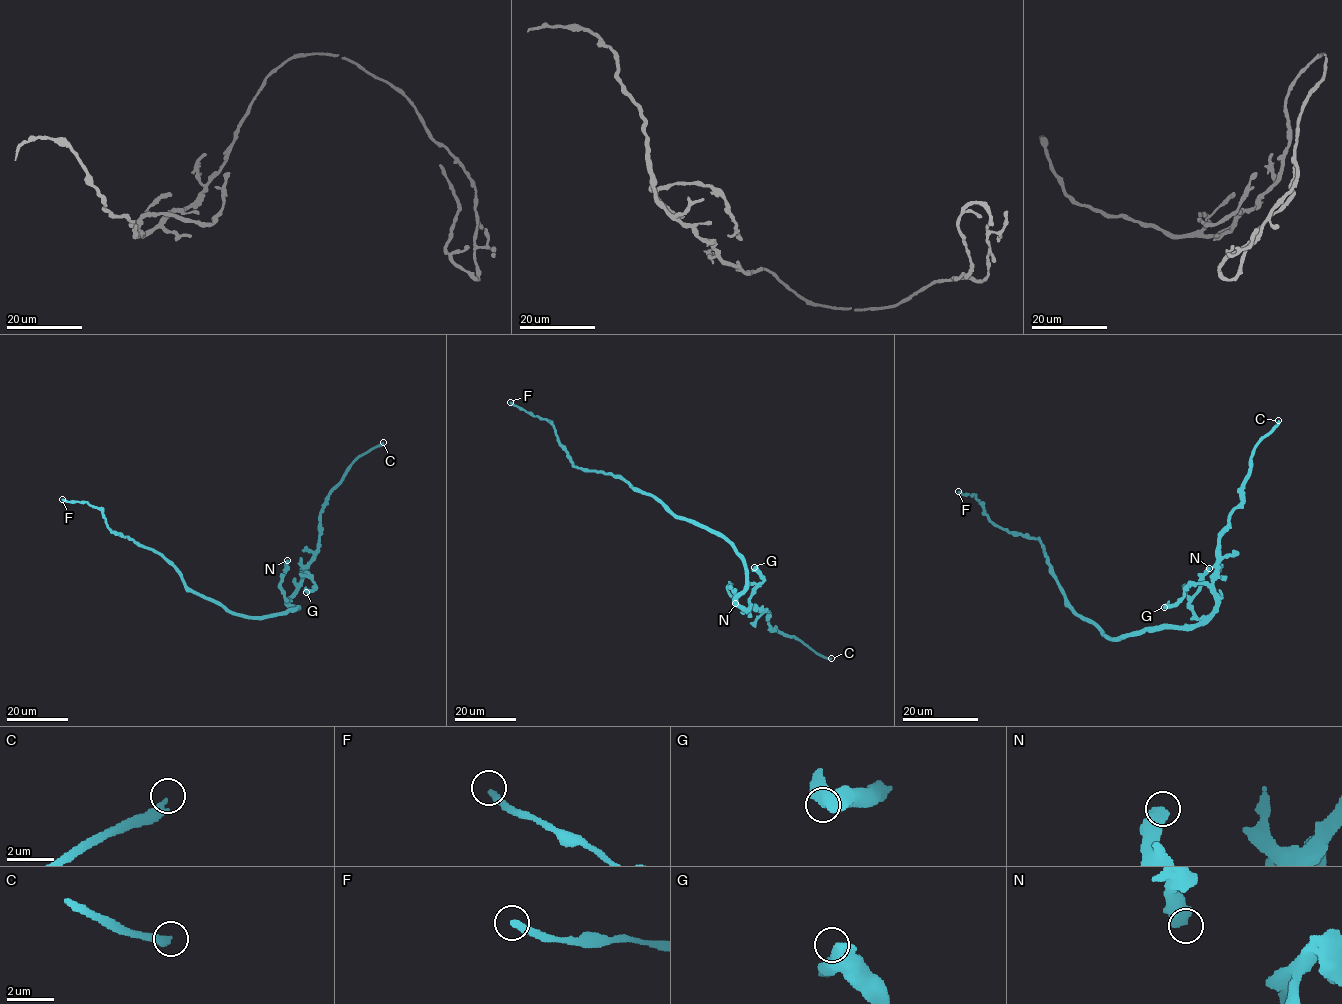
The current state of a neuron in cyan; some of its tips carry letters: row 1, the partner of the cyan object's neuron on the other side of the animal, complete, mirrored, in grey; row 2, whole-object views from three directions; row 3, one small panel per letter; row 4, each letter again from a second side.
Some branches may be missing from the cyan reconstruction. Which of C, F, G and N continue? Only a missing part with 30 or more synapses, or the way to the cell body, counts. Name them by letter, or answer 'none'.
C

